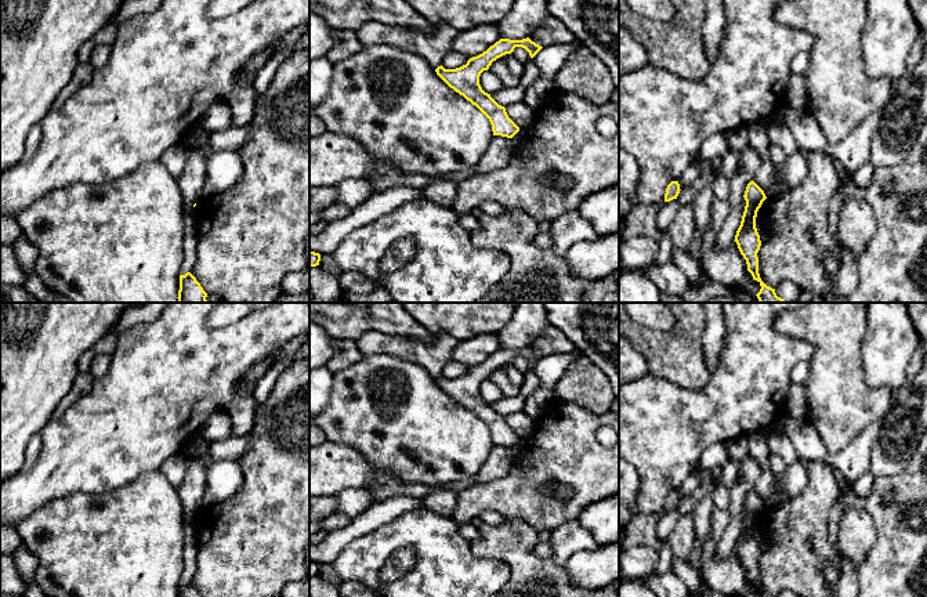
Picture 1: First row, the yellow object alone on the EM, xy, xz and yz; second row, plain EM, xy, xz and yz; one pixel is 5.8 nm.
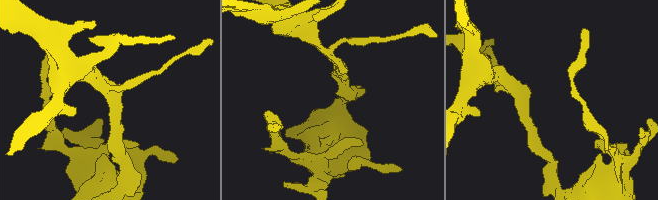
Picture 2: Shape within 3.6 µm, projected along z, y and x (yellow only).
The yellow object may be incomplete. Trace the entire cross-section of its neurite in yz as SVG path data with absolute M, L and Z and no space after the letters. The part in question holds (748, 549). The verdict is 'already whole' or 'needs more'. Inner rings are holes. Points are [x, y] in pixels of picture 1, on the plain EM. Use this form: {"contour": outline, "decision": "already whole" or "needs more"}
{"contour": "M750 491L746 496L743 507L746 510L746 515L740 535L735 544L735 551L740 564L746 569L747 580L752 583L753 589L757 590L761 597L770 597L761 590L758 583L757 562L760 560L761 550L756 538L757 521L761 517L763 511L767 509L767 506L754 491Z", "decision": "already whole"}

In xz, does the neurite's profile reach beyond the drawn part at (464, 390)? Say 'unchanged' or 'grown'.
unchanged

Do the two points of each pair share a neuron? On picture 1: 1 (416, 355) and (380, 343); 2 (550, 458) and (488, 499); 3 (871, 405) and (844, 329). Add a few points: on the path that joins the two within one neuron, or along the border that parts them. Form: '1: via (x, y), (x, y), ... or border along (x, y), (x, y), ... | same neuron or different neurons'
1: via (408, 348), (388, 344) | same neuron
2: via (535, 473), (513, 495), (503, 495) | same neuron
3: via (851, 386), (844, 379), (844, 348) | same neuron

